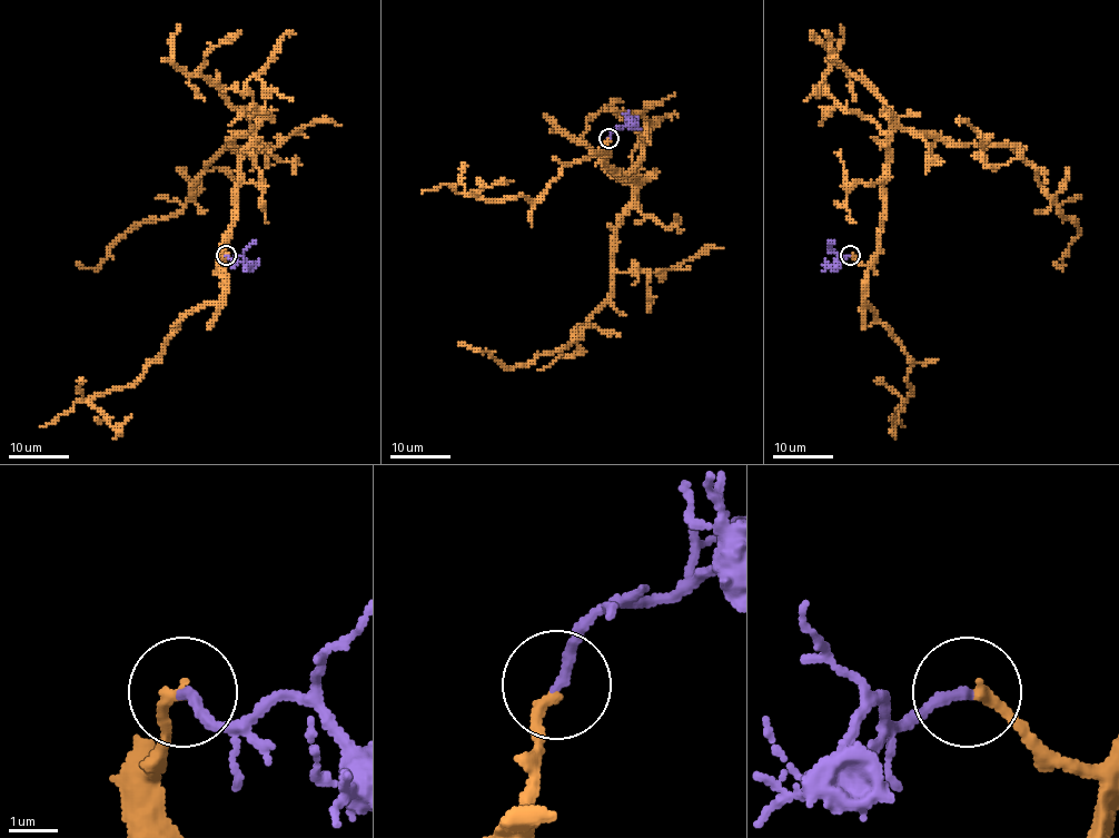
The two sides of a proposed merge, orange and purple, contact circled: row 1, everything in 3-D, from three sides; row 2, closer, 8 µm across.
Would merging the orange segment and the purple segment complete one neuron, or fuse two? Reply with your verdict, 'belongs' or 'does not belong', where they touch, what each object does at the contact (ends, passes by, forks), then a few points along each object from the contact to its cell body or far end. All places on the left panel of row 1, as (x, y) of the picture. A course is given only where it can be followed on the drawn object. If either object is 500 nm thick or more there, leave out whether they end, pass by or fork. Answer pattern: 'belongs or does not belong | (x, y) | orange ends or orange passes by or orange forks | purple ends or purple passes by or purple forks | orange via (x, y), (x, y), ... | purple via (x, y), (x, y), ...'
belongs | (226, 255) | orange ends | purple ends | orange via (226, 255), (223, 264), (237, 158), (255, 129), (206, 165), (181, 208), (135, 223), (97, 268), (76, 263) | purple via (226, 255), (233, 259), (241, 256), (247, 266), (243, 264), (243, 258)

